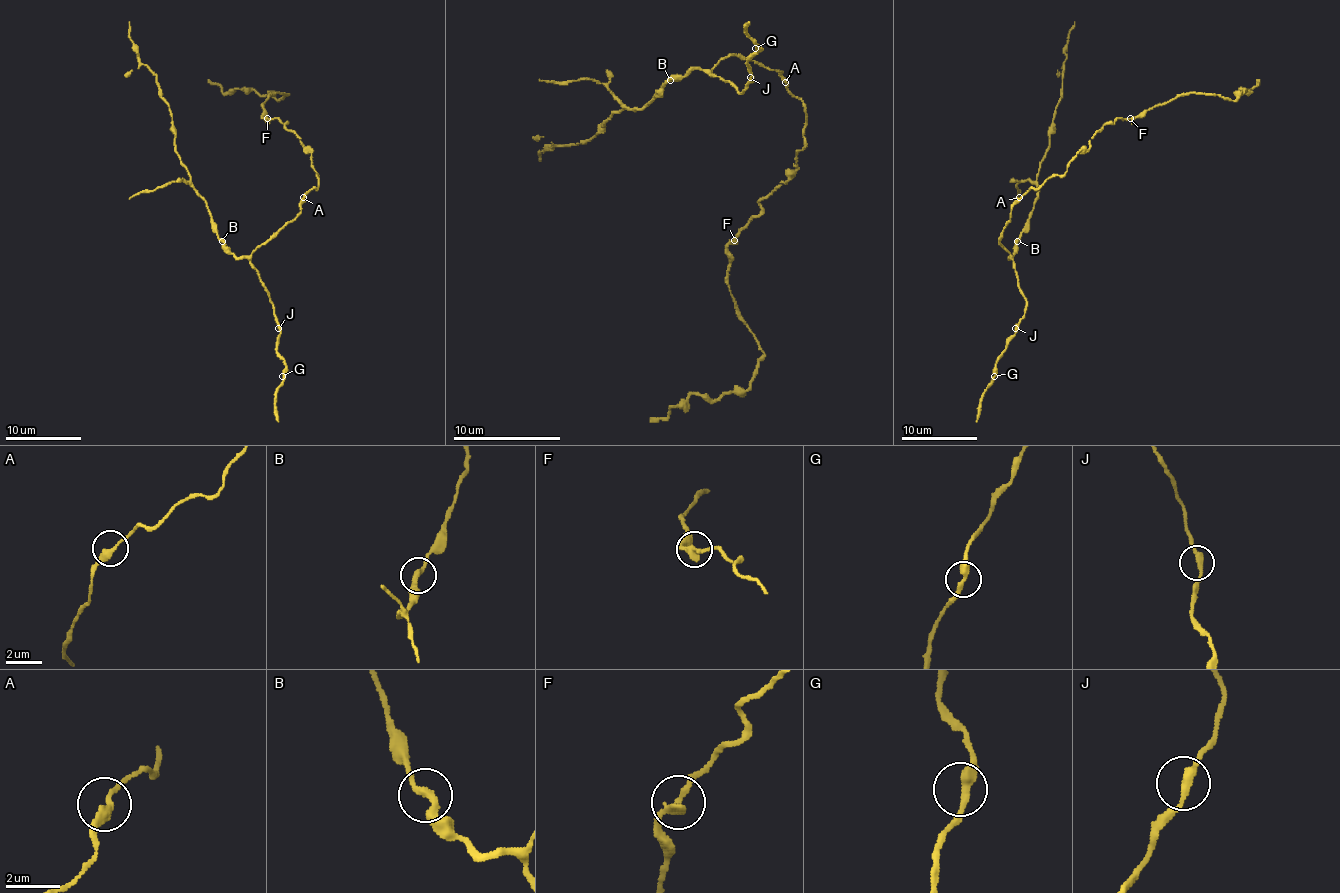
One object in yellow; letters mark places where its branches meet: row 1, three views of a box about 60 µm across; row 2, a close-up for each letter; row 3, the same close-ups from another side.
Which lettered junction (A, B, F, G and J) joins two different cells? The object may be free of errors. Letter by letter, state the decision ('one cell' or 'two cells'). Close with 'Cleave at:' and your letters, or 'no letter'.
A: one cell
B: one cell
F: one cell
G: one cell
J: one cell
Cleave at: no letter

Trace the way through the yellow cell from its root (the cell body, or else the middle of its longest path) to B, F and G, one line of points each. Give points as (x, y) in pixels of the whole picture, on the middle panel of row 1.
B: (787, 80), (782, 72), (766, 69), (736, 56), (726, 56), (710, 69), (691, 69), (683, 77), (670, 80)
F: (787, 80), (787, 88), (806, 112), (806, 144), (798, 152), (795, 173), (758, 203), (760, 211), (734, 240)
G: (787, 80), (736, 56), (726, 56), (710, 74), (739, 93), (752, 80), (747, 64), (760, 50), (755, 48)

